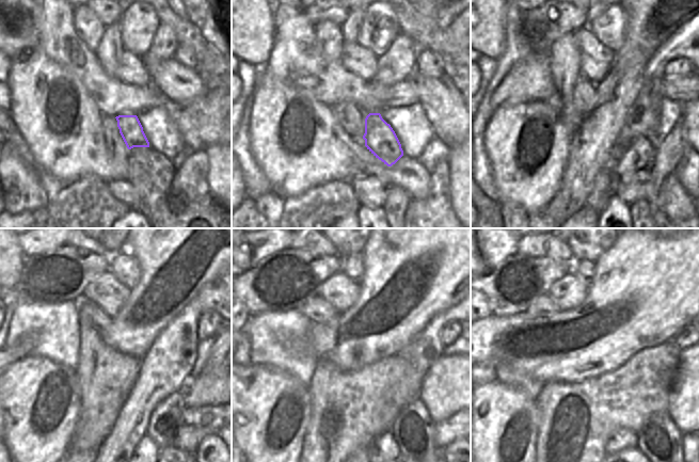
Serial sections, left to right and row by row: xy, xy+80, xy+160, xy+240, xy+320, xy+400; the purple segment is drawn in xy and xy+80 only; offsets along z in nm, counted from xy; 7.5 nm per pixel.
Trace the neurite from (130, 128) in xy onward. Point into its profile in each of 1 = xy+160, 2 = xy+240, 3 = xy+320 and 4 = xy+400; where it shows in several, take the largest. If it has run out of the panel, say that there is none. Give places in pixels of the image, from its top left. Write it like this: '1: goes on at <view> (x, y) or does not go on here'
1: goes on at xy+160 (639, 155)
2: goes on at xy+240 (164, 423)
3: goes on at xy+320 (414, 431)
4: goes on at xy+400 (660, 440)

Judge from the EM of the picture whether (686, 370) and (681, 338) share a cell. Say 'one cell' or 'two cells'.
two cells

